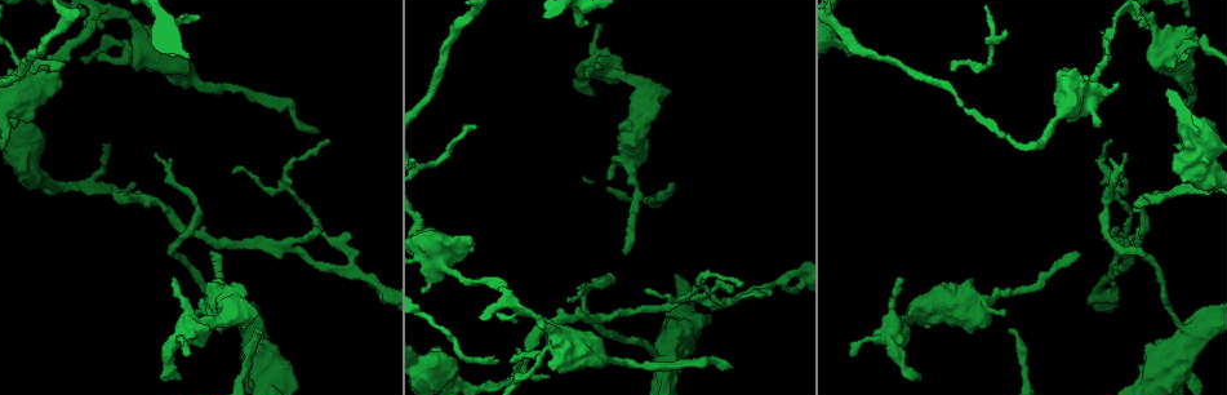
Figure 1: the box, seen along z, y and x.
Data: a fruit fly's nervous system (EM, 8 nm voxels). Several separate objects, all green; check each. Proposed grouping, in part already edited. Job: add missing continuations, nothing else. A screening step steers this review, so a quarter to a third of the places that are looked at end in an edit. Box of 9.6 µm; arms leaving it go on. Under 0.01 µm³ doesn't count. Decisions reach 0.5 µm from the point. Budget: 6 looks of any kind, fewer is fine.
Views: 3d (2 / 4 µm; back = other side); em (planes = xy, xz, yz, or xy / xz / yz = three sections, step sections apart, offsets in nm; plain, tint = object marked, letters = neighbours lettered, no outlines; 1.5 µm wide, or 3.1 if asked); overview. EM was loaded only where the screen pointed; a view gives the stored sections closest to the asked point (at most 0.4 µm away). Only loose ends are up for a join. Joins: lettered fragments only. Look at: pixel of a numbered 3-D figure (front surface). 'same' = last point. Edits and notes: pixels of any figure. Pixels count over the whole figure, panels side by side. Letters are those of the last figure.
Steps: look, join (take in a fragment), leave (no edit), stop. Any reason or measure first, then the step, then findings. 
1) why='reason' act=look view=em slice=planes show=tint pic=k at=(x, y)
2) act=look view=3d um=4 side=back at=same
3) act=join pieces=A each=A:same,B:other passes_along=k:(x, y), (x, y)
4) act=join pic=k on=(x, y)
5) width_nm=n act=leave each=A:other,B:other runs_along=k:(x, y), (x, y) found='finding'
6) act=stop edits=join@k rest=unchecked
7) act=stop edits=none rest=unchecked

why='tapers out' act=look view=em slice=planes show=letters pic=1 at=(647, 291)

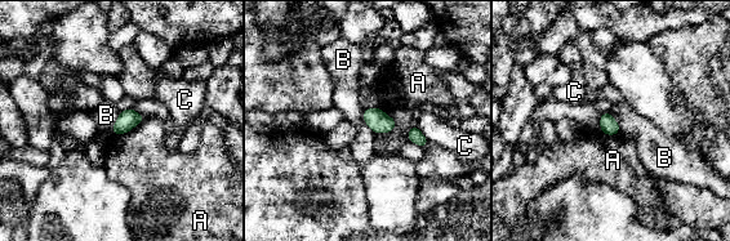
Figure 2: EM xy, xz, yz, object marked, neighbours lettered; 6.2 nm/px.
width_nm=100 longest_contact=B:170nm act=leave each=A:other,B:other,C:other found='none of them fits'

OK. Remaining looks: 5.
why='end of a long branch' act=look view=3d um=2 pic=1 at=(1081, 255)

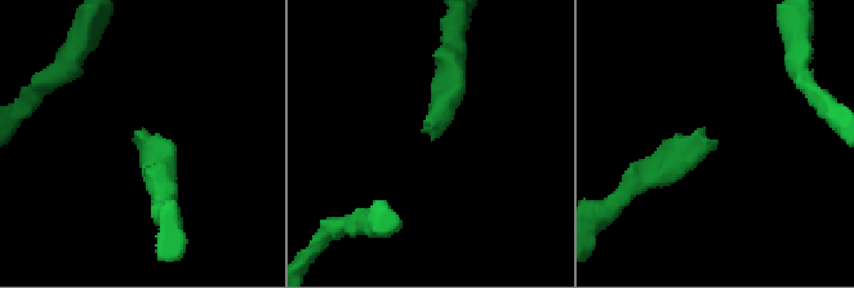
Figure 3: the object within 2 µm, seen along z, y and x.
why='shape alone is not enough' act=look view=em slice=planes show=letters pic=3 at=(713, 142)

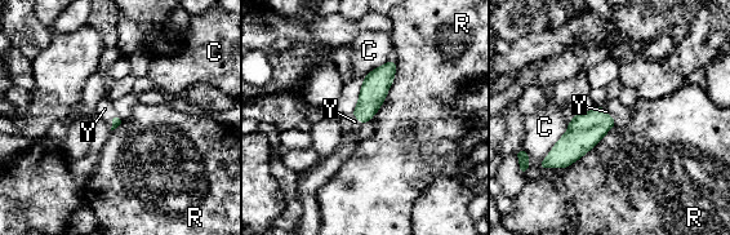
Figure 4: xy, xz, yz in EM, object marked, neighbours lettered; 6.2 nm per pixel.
longest_contact=R:400nm act=join pieces=Y each=C:other,R:other,Y:same passes_along=4:(375, 85), (359, 119), (355, 122) found='the neuron continues'

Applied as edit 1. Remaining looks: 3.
act=look view=overview

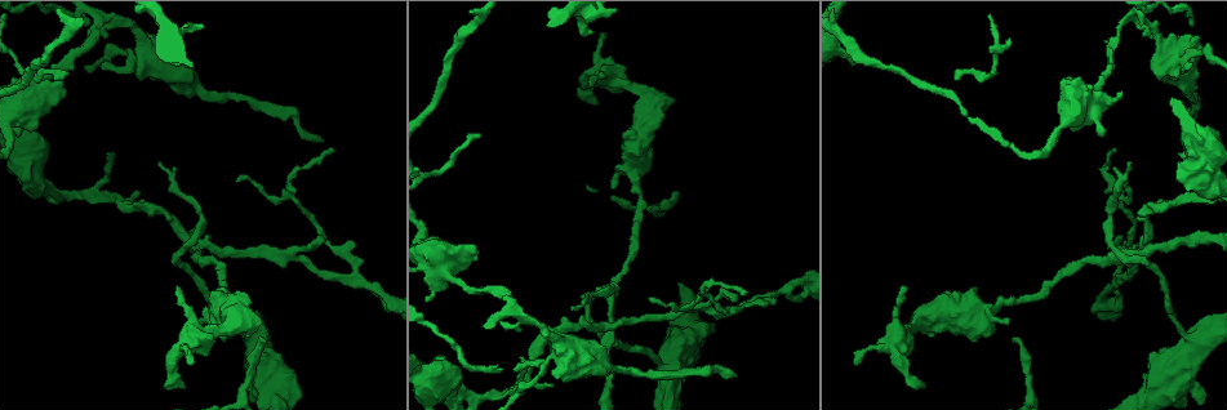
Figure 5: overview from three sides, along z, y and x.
why='an open end' act=look view=3d um=2 pic=5 at=(1128, 164)

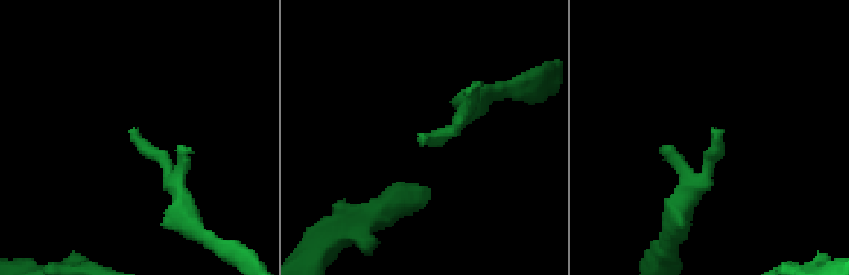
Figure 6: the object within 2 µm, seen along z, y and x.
act=look view=em slice=xz step=8 show=letters pic=6 at=(417, 140)

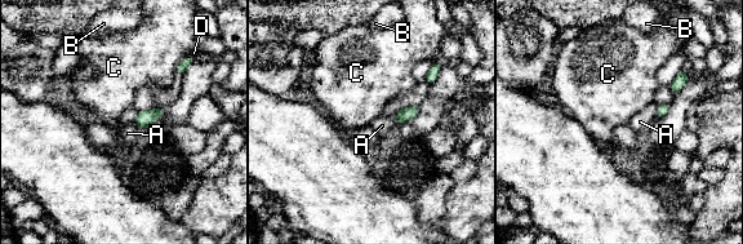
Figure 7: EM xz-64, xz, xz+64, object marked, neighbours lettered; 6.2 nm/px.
longest_contact=C:110nm act=leave each=A:other,B:other,C:other,D:other found='none of them fits'

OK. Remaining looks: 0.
act=stop edits=join@4 rest=unchecked

